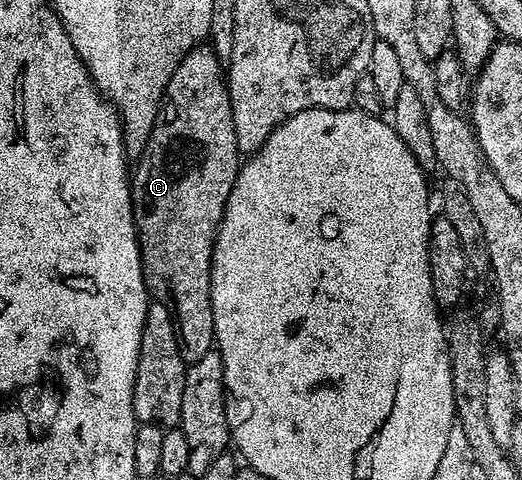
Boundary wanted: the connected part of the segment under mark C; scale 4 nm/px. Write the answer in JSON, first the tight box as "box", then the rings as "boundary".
{"box":[130,46,240,366],"boundary":[[[195,46],[178,63],[166,93],[162,95],[152,134],[148,134],[148,142],[135,164],[138,165],[132,168],[130,197],[134,203],[134,225],[138,231],[142,281],[146,283],[147,293],[174,315],[182,360],[189,366],[196,362],[196,358],[204,358],[204,354],[215,347],[210,289],[214,239],[240,167],[230,89],[224,79],[223,61],[219,60],[213,48]]]}

